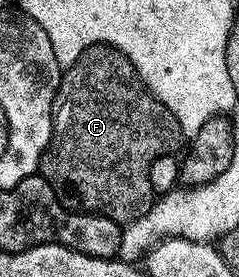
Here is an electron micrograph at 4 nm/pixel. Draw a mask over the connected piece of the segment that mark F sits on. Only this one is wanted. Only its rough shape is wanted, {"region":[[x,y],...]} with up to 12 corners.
{"region":[[111,44],[63,69],[38,172],[127,226],[178,118]]}

